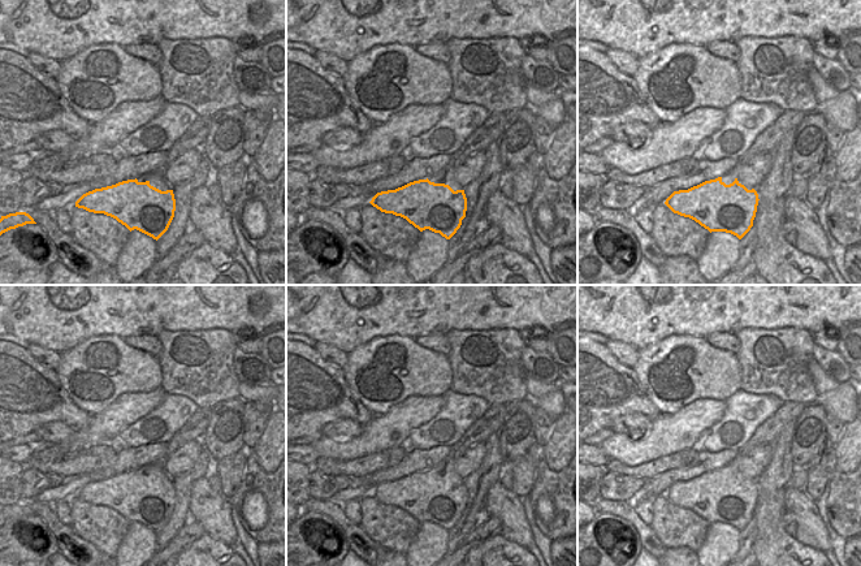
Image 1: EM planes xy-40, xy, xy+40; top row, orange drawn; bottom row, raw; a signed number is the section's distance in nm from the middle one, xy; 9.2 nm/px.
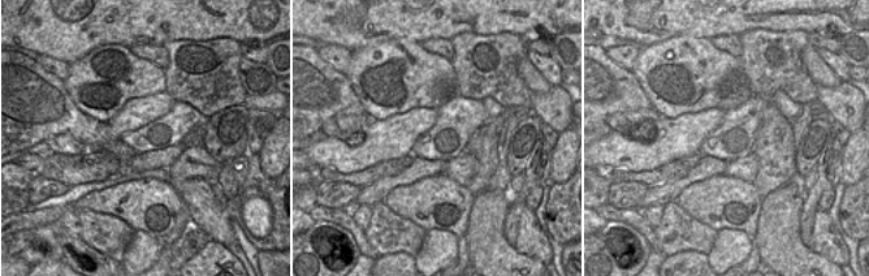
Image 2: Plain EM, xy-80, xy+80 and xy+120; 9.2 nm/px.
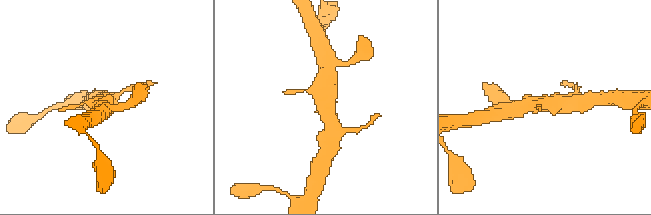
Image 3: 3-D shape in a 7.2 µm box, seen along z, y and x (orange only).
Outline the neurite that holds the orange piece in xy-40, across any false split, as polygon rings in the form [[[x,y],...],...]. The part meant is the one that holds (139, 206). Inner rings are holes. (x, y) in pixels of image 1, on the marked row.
[[[135,178],[88,191],[75,207],[111,216],[130,232],[137,229],[157,241],[174,217],[176,199],[173,190],[161,191]]]

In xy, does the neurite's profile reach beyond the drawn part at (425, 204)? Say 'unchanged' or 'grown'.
unchanged

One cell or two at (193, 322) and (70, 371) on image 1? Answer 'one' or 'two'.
two

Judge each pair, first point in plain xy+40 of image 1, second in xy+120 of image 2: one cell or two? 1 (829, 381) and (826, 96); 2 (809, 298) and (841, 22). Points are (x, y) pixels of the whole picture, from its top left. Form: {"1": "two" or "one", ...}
{"1": "two", "2": "one"}

